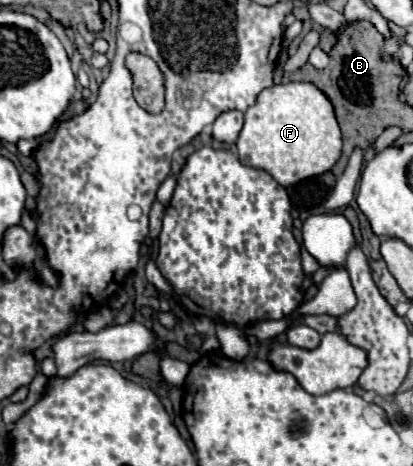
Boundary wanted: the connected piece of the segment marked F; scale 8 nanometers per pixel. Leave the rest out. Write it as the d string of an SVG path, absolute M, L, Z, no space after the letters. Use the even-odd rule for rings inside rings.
M310 82L274 84L262 90L244 114L244 128L236 140L244 166L266 170L280 186L320 176L330 170L342 152L342 134L328 98Z

